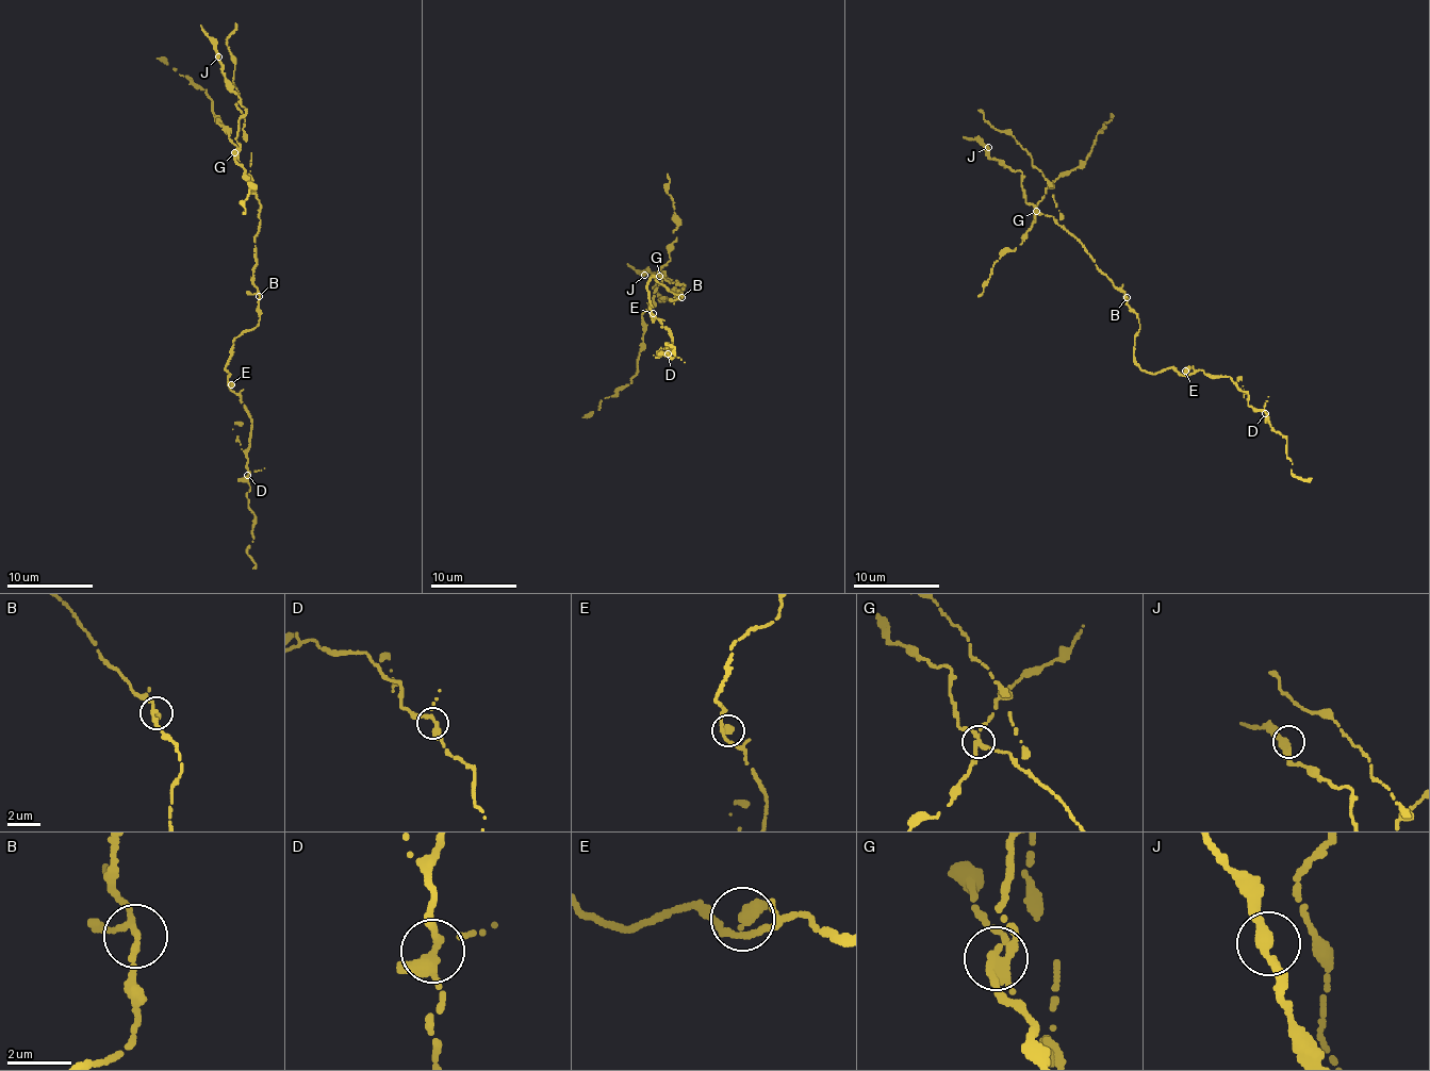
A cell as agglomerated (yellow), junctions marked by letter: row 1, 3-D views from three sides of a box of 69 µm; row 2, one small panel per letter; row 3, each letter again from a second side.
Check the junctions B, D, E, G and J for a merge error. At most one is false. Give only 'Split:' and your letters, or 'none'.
Split: G

